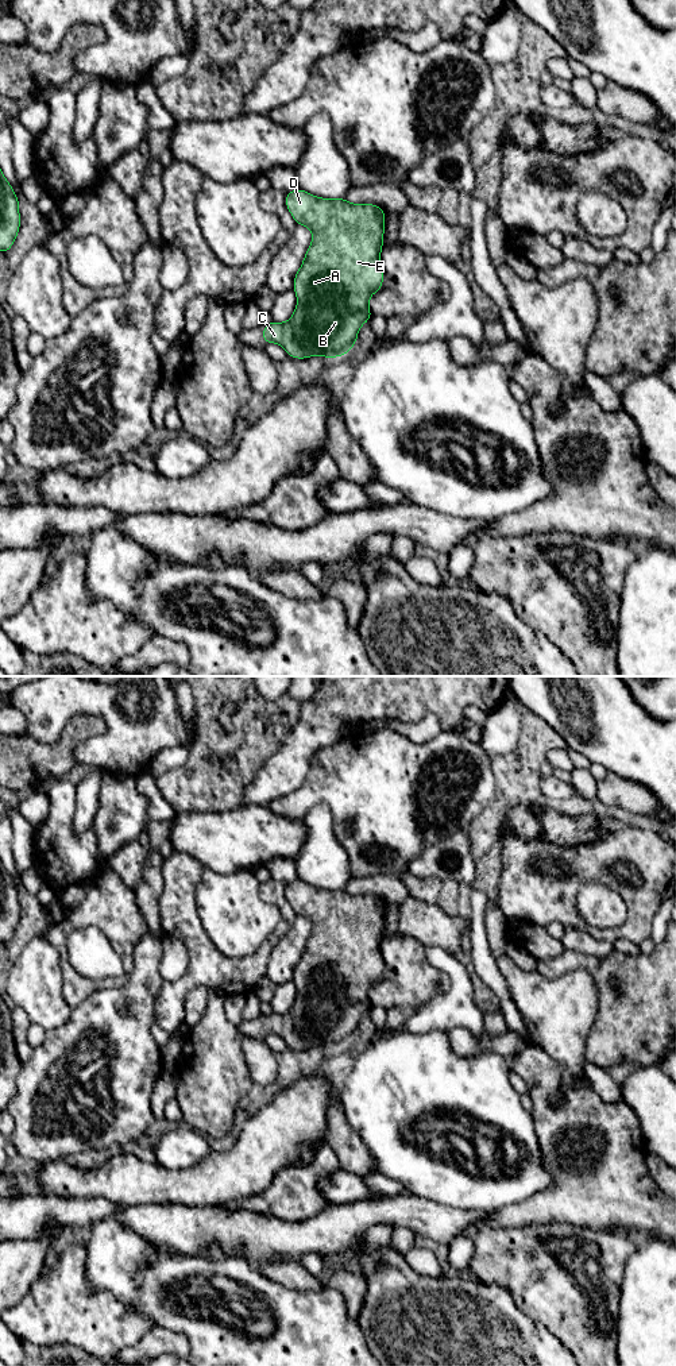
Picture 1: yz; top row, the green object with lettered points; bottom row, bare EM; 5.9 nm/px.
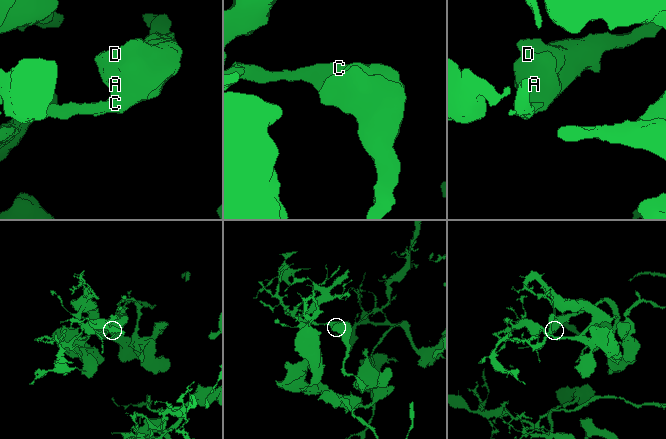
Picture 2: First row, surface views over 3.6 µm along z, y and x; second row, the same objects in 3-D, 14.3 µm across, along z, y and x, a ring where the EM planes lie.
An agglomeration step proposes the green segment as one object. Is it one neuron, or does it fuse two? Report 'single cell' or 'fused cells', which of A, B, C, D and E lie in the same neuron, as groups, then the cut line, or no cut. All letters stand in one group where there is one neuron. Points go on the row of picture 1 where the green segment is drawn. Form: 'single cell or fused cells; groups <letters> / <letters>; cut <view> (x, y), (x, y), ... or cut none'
single cell; groups A B C D E; cut none

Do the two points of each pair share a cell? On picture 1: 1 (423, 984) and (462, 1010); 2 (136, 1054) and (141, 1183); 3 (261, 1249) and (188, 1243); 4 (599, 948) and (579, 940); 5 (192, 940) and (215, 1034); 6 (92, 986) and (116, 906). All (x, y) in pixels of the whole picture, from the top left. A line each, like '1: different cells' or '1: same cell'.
1: different cells
2: different cells
3: same cell
4: same cell
5: different cells
6: same cell

